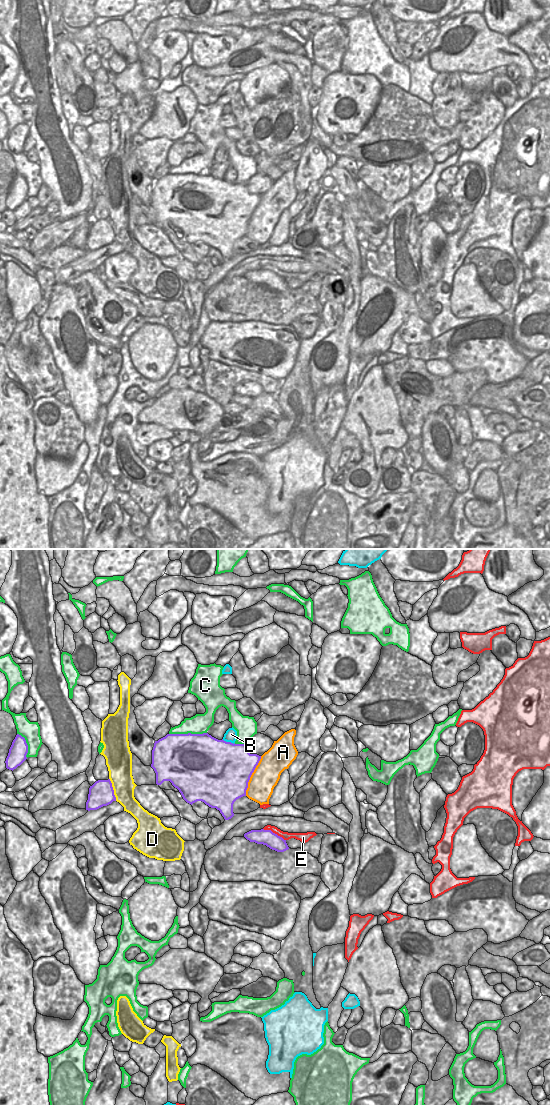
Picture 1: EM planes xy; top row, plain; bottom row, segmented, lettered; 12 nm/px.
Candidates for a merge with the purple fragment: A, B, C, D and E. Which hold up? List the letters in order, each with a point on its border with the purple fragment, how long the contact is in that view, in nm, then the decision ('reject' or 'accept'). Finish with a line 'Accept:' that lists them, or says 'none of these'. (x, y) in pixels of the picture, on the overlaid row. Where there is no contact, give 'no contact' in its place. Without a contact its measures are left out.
A: xy (250, 776) | 500 nm | reject
B: xy (228, 742) | 160 nm | reject
C: xy (188, 733) | 460 nm | reject
D: xy (112, 789) | 280 nm | accept
E: xy (274, 833) | 320 nm | reject
Accept: D

